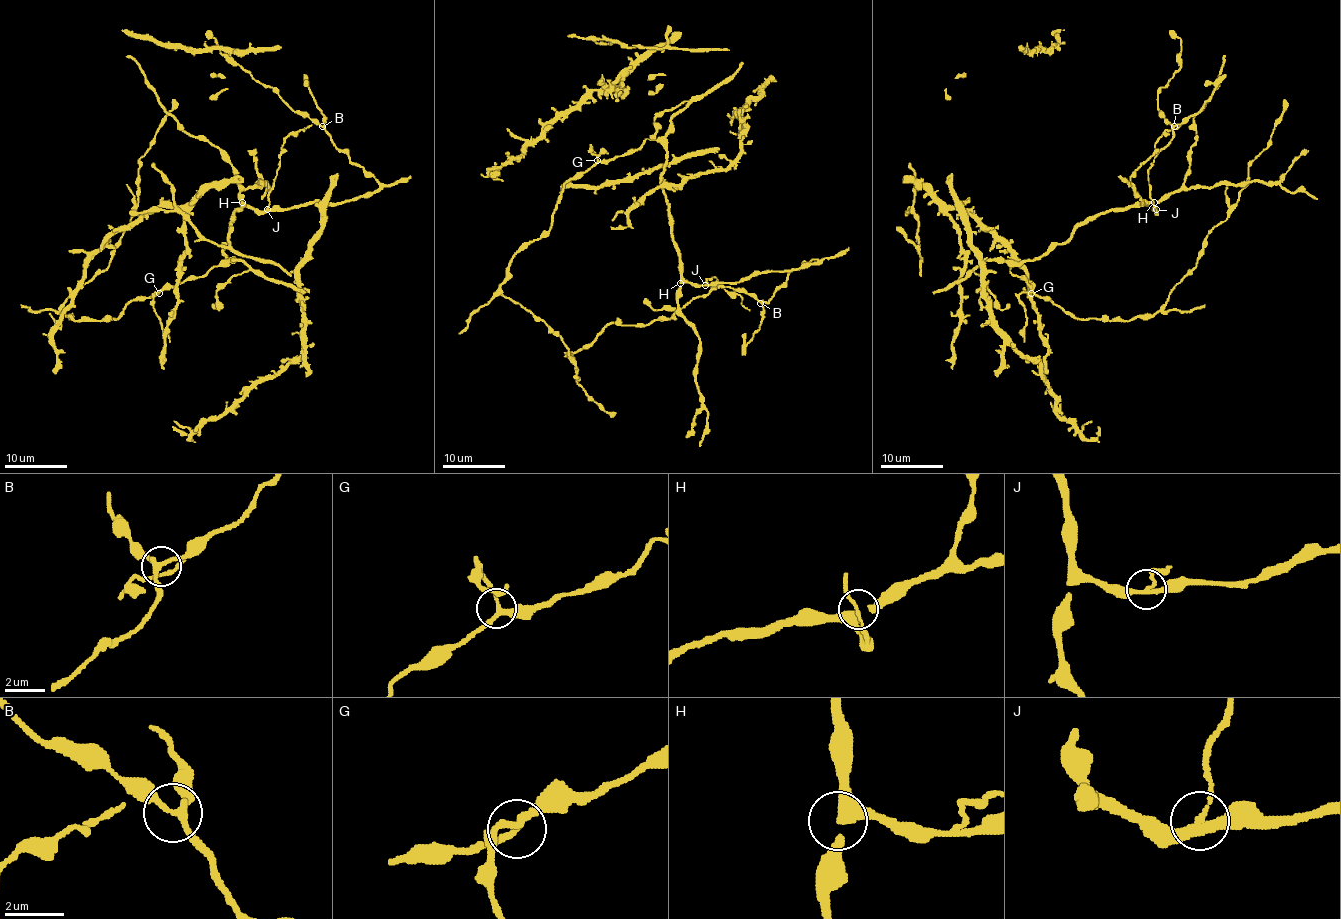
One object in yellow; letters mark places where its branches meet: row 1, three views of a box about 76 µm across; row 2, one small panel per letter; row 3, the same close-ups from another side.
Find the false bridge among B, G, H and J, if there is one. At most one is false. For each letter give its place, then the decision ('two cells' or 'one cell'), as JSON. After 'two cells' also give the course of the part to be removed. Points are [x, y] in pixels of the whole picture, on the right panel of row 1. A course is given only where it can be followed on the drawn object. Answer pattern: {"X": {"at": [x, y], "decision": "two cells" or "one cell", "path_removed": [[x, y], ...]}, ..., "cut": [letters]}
{"B": {"at": [1174, 126], "decision": "one cell"}, "G": {"at": [1031, 293], "decision": "one cell"}, "H": {"at": [1154, 202], "decision": "one cell"}, "J": {"at": [1156, 209], "decision": "two cells", "path_removed": [[1155, 210], [1147, 175], [1155, 156], [1155, 142], [1166, 129], [1182, 125]]}, "cut": ["J"]}

